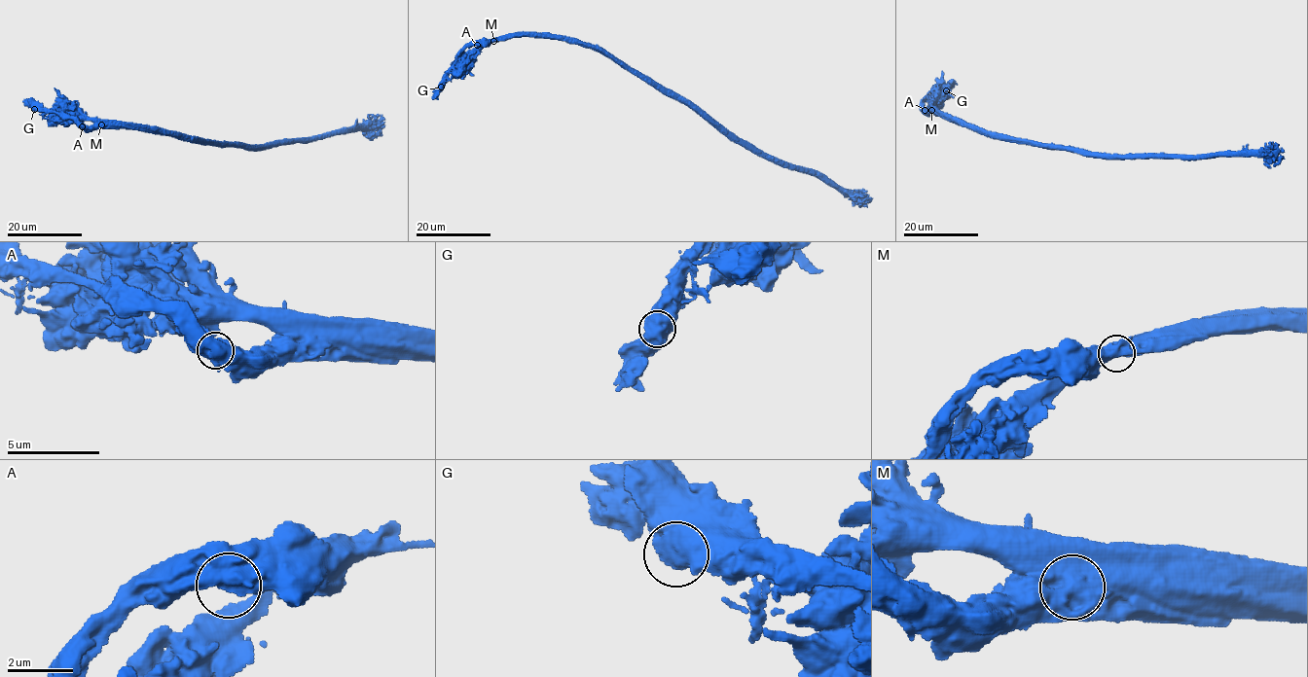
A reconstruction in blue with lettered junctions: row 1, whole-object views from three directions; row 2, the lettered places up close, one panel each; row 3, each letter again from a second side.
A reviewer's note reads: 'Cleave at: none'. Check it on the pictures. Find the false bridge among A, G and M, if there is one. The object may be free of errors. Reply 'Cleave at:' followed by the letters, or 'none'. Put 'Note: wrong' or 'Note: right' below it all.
Cleave at: M
Note: wrong

